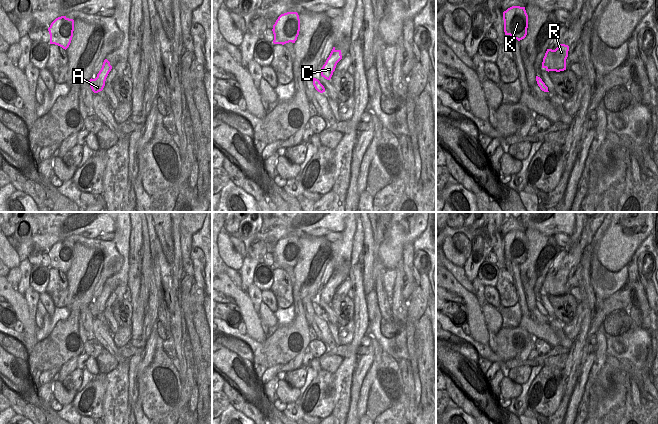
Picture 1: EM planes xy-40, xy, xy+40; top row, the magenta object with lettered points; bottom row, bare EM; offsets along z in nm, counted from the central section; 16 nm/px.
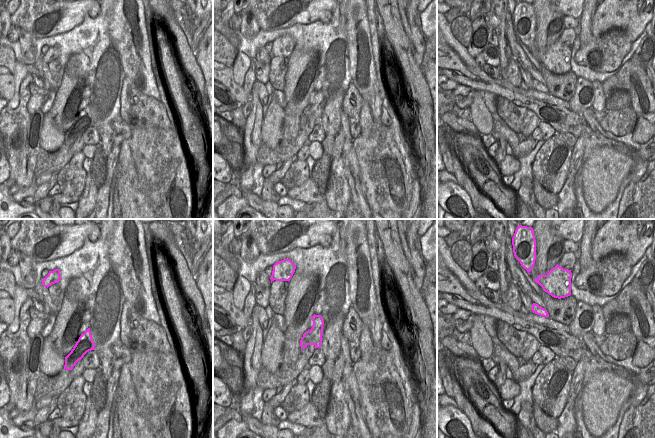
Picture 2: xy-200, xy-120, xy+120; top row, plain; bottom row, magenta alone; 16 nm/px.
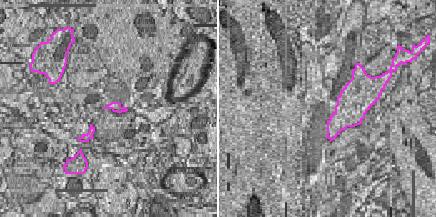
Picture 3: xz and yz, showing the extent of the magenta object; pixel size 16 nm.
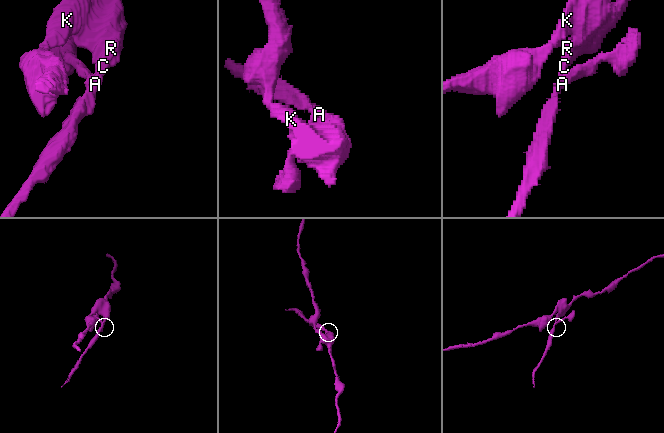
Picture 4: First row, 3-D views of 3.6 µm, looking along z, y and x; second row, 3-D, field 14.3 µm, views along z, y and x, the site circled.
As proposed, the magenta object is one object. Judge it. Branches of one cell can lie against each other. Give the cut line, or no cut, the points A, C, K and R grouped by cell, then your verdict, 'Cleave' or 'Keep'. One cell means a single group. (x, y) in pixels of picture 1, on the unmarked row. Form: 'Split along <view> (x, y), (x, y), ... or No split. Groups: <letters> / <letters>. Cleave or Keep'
Split along xy (325, 288), (322, 292). Groups: A C / K R. Cleave

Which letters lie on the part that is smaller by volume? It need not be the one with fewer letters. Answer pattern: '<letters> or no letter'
A, C

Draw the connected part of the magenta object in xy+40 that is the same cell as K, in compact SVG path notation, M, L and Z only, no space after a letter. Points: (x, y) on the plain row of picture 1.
M512 230L503 236L504 256L518 265L527 259L528 239L525 231Z

